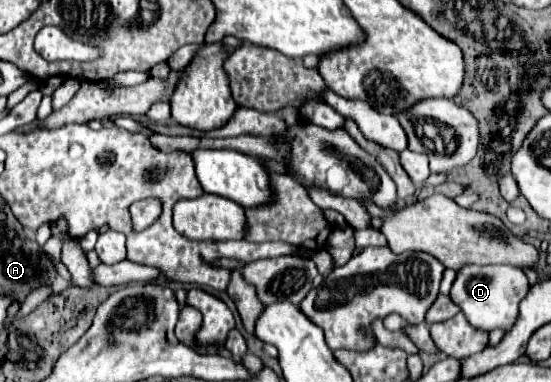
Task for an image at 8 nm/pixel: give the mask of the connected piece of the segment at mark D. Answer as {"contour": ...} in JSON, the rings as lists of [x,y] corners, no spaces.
{"contour":[[[463,266],[457,272],[457,278],[451,288],[453,302],[463,310],[467,320],[485,332],[495,328],[509,330],[517,318],[517,308],[521,298],[525,298],[529,290],[527,274],[517,266]]]}

